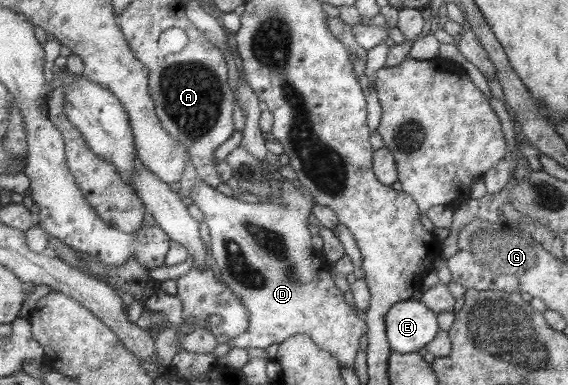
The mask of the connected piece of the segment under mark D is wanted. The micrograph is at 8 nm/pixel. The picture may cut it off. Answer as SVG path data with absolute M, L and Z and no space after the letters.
M196 179L189 198L202 212L209 229L210 255L228 289L242 300L250 313L244 333L228 339L229 347L266 349L297 333L306 334L320 349L328 350L336 361L353 369L357 338L367 332L361 316L344 303L342 292L330 279L328 265L314 253L308 231L308 215L313 203L291 181L280 182L280 203L244 203L226 197Z

